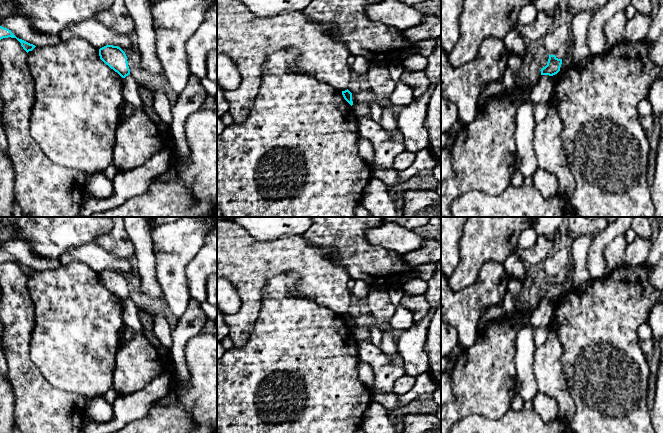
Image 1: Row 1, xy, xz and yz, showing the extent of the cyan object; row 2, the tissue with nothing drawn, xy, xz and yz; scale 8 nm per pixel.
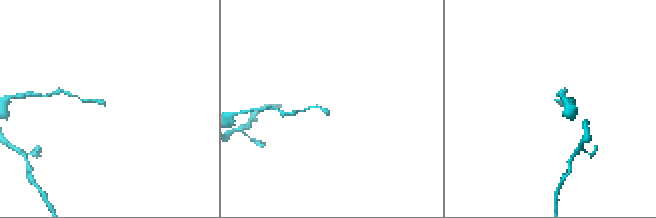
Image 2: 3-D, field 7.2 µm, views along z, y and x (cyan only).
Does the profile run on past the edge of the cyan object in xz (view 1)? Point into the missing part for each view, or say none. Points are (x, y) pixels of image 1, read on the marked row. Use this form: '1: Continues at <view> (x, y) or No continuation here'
1: No continuation here

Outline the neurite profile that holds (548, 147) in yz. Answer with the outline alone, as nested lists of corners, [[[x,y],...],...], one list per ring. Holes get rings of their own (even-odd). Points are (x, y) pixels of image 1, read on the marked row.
[[[548,103],[543,121],[534,127],[533,148],[538,167],[556,176],[560,193],[570,199],[576,188],[576,180],[568,165],[566,151],[561,140],[563,122],[555,104]]]

